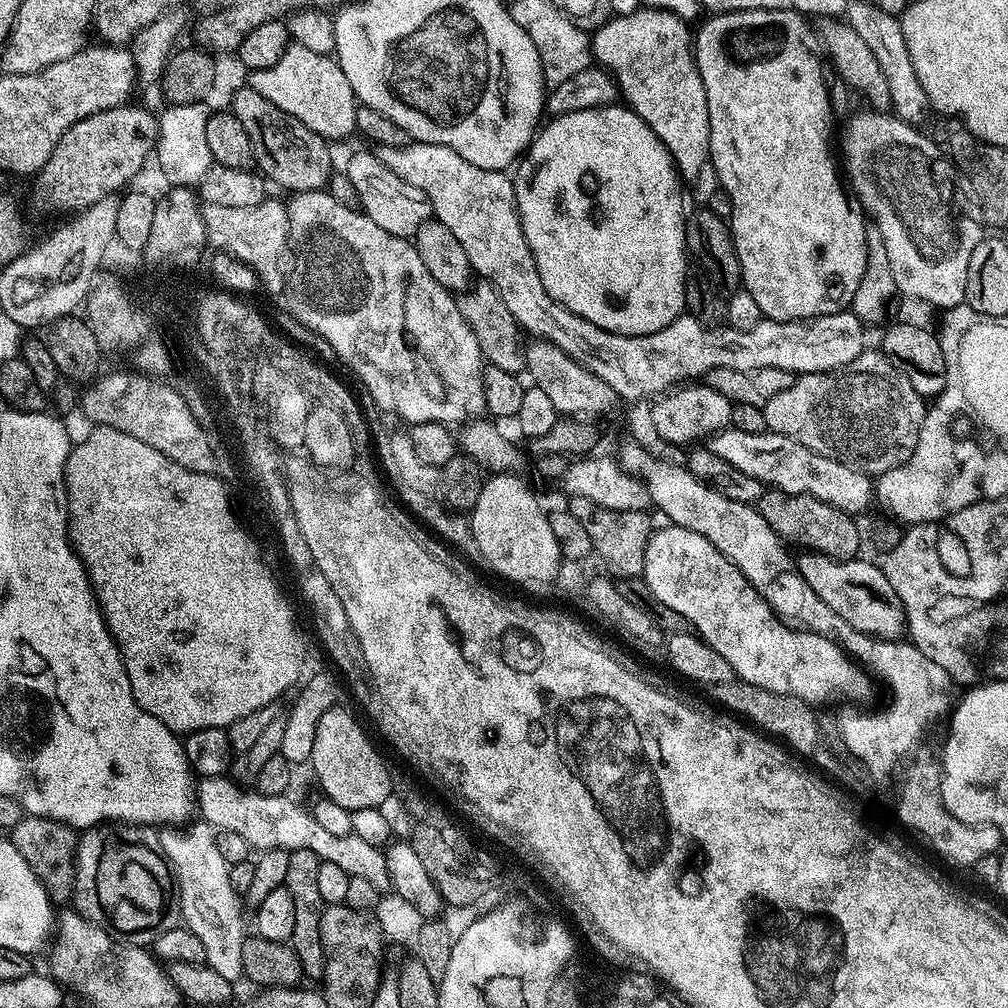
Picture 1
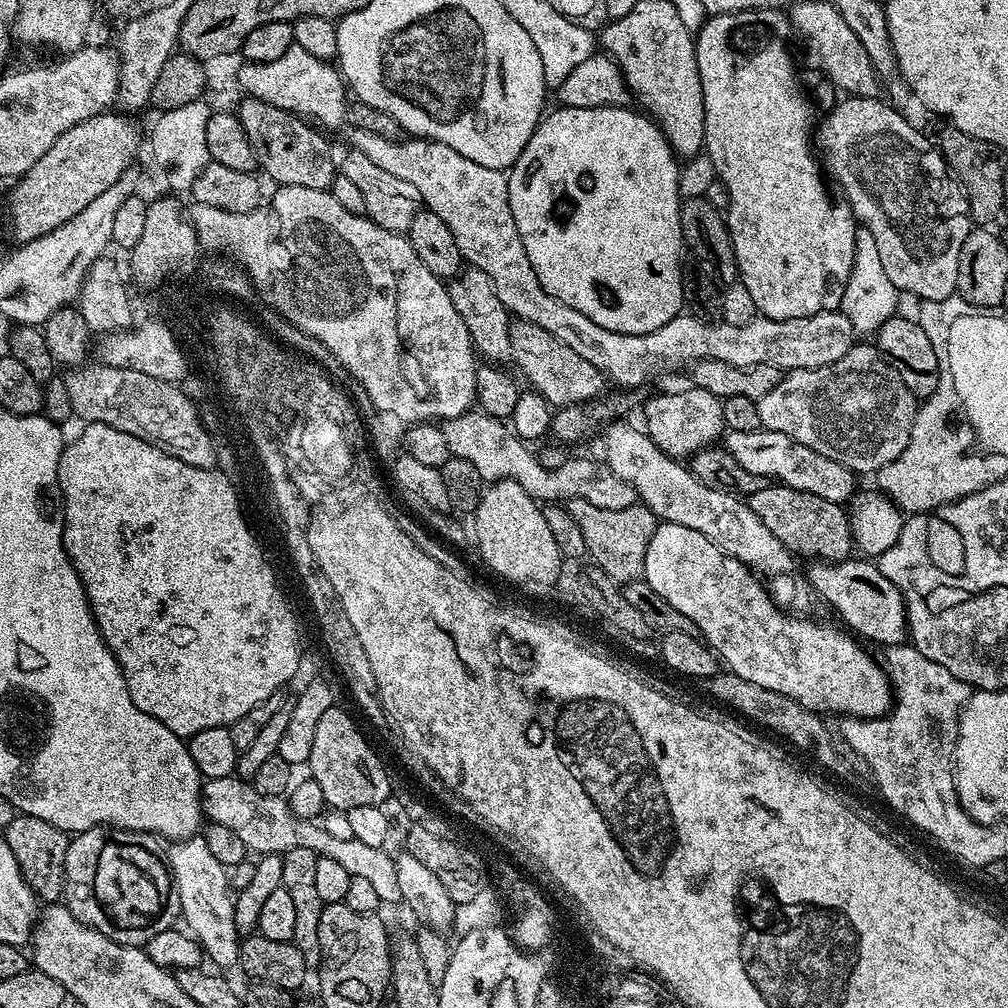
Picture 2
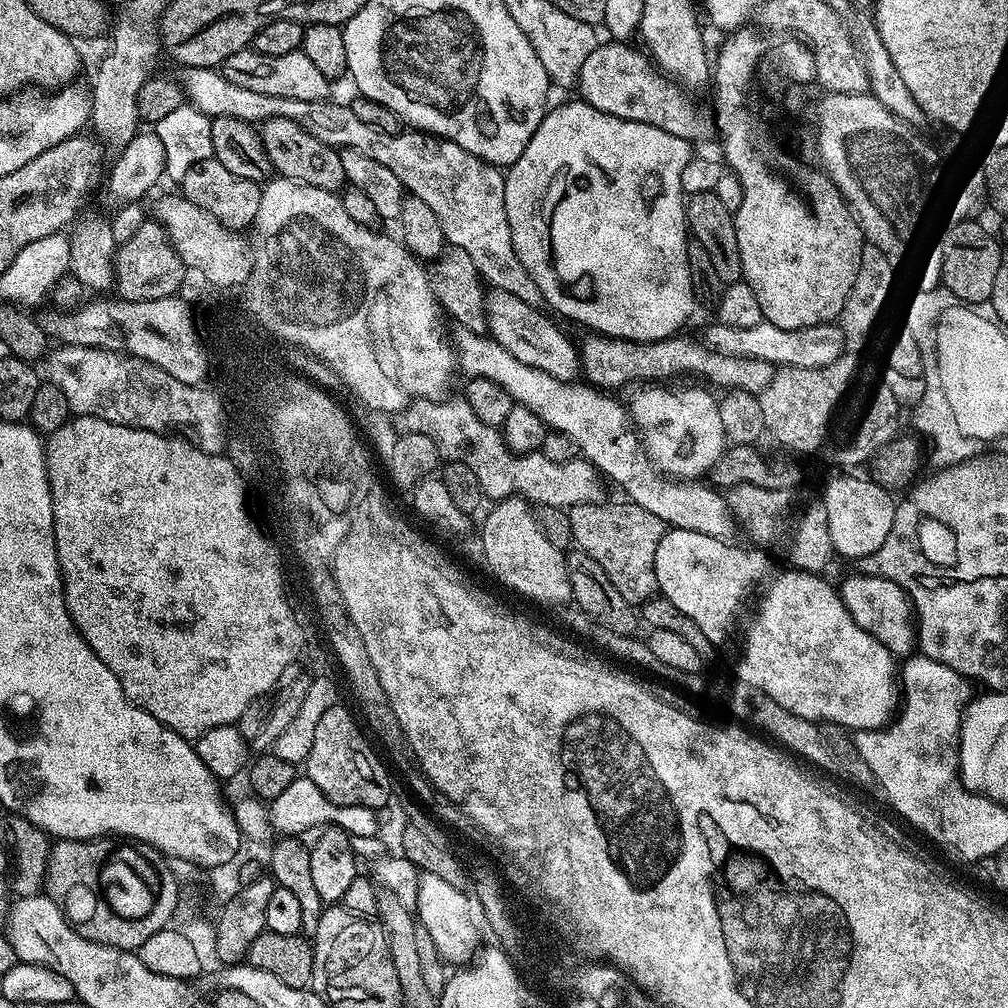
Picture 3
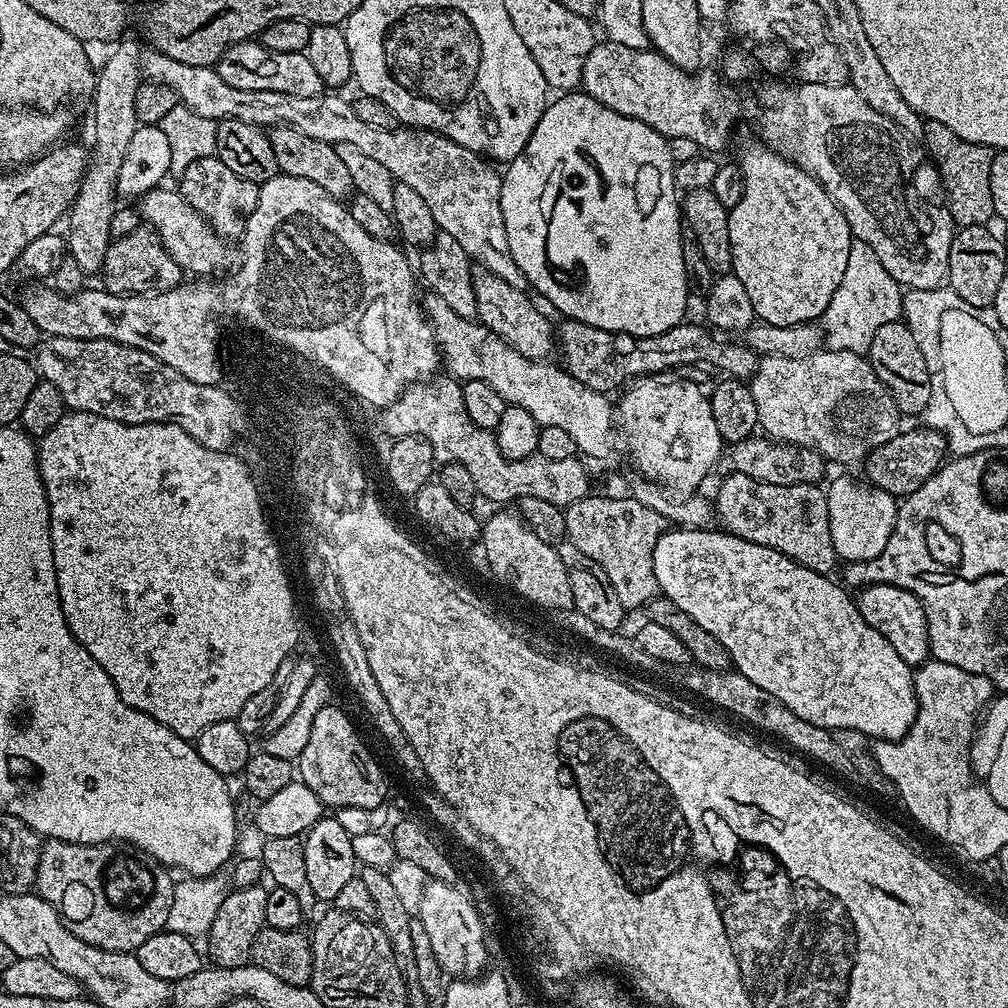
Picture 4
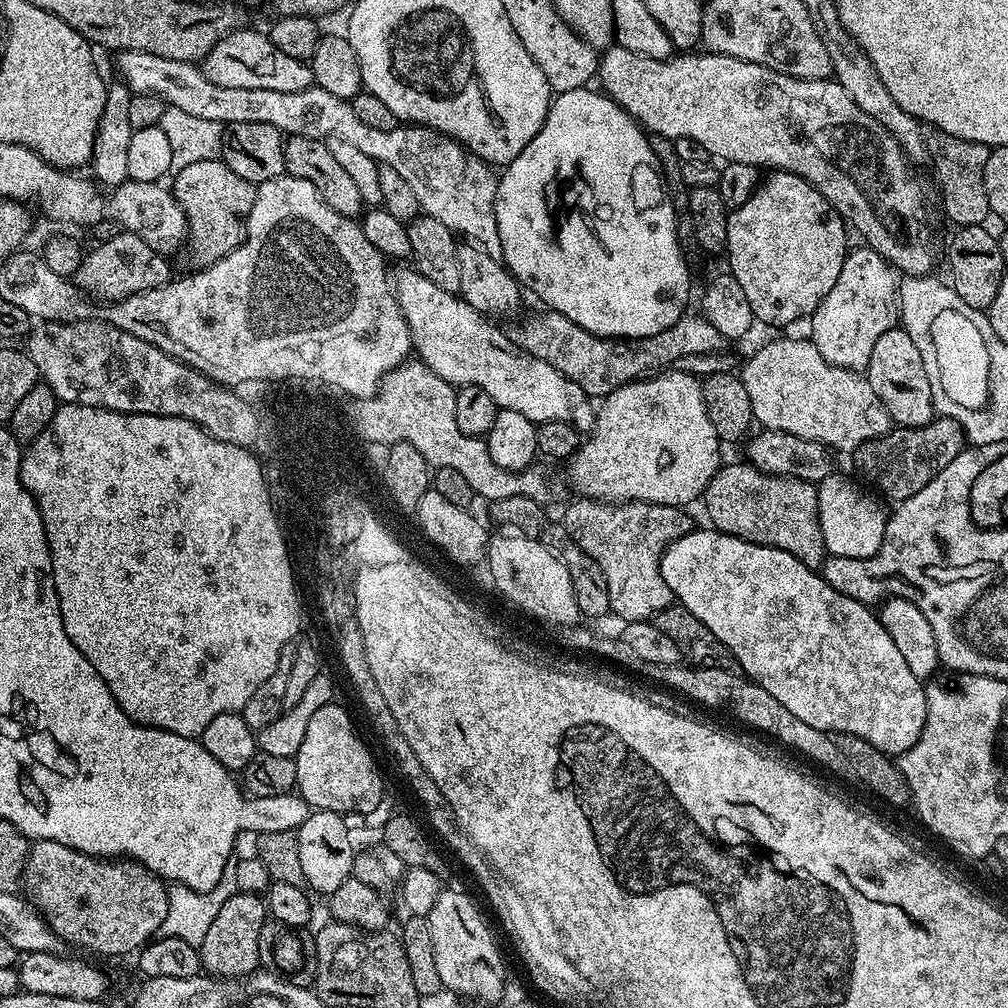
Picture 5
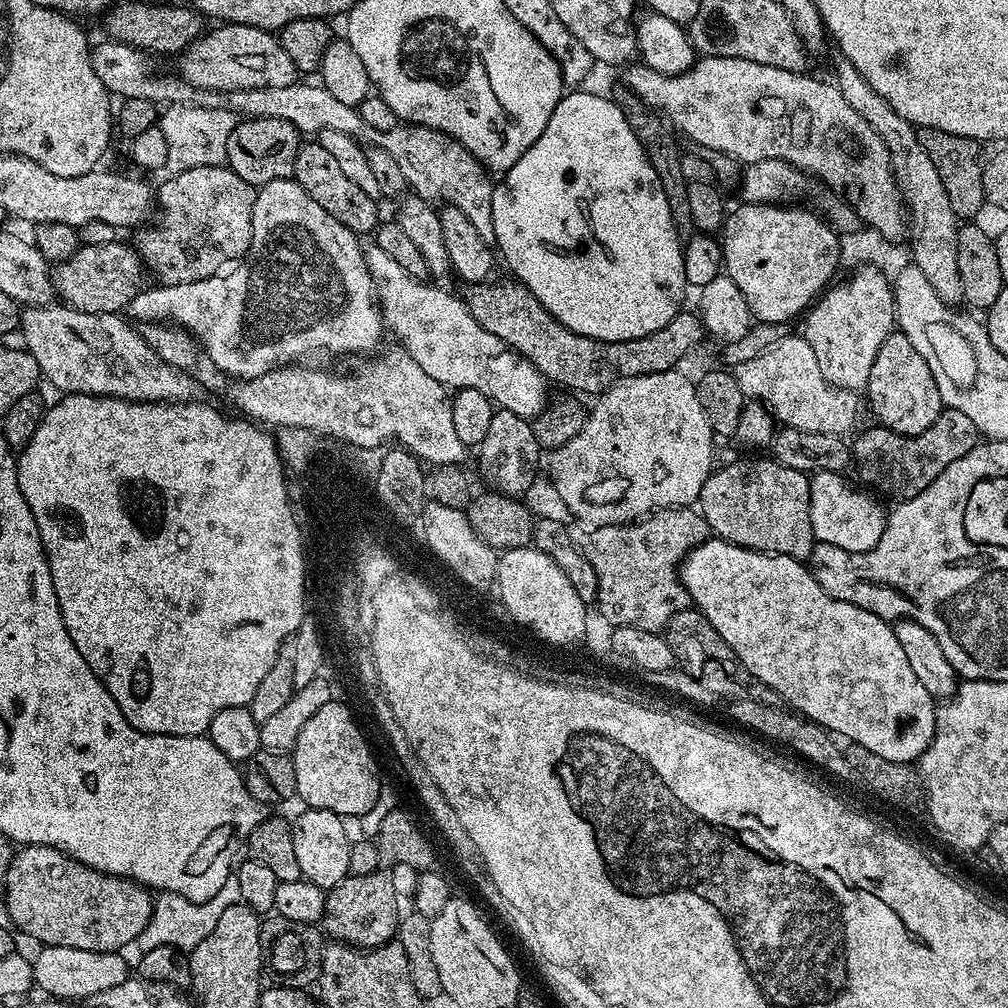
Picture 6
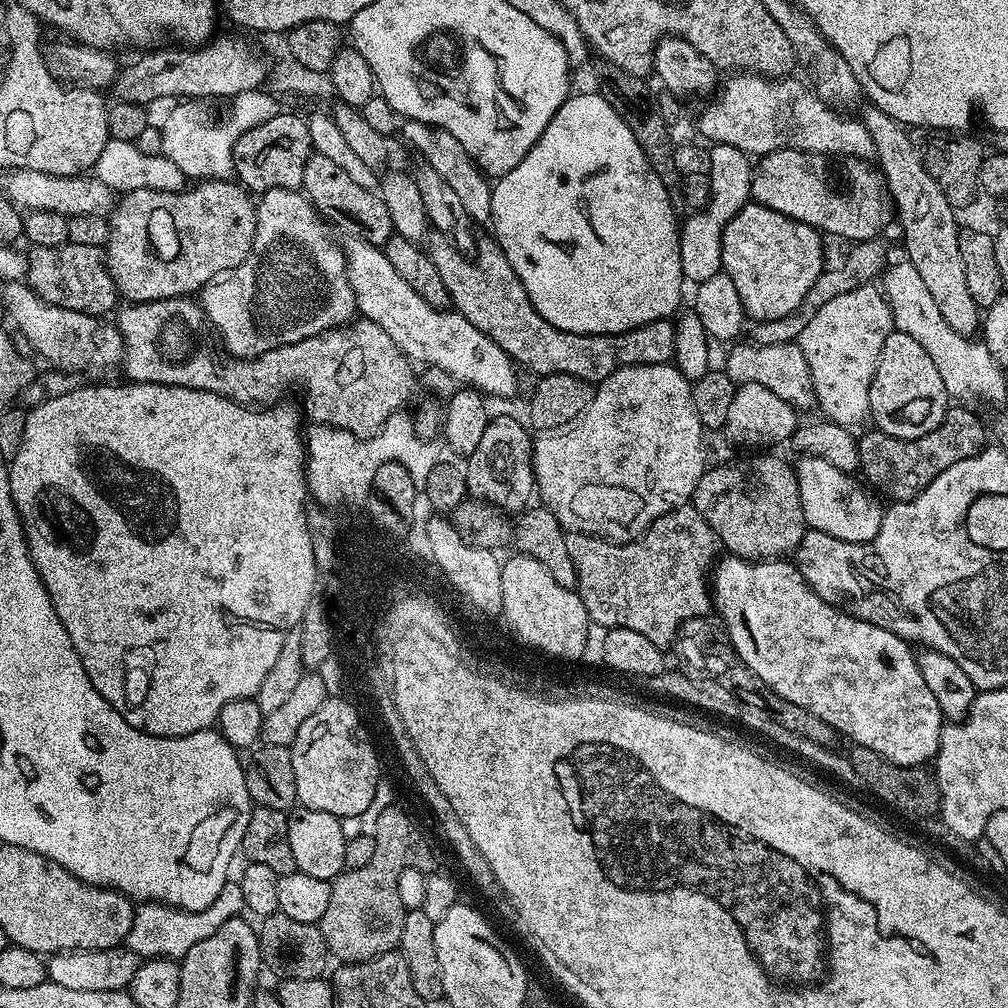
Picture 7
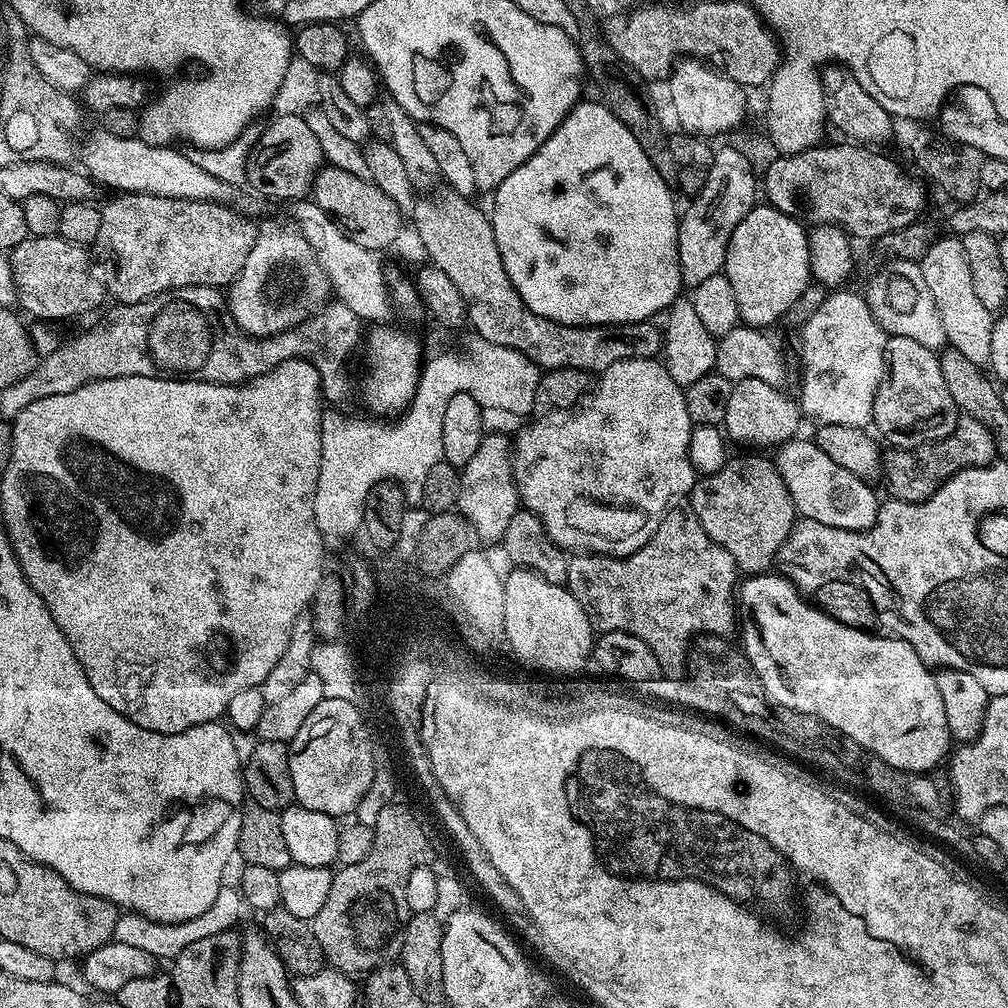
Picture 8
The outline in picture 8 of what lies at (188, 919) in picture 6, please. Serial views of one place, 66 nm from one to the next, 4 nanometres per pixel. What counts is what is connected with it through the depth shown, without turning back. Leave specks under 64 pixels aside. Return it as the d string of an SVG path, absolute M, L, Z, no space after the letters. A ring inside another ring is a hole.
M224 884L220 887L218 897L214 898L212 907L206 910L205 914L200 914L198 918L184 923L158 924L136 913L123 913L115 924L113 939L126 943L126 946L139 947L157 960L163 960L163 958L174 960L180 956L182 950L188 949L194 942L235 927L234 924L241 916L242 910L244 911L244 903L239 889L233 885L230 887L230 884Z

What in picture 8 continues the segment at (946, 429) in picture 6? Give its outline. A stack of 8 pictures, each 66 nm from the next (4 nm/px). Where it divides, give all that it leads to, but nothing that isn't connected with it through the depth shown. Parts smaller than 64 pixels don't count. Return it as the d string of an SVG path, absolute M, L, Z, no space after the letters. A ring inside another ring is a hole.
M961 413L956 419L954 430L944 439L912 448L887 449L881 459L881 473L891 499L917 504L932 497L945 481L963 469L987 467L995 461L997 454L992 429L980 419Z

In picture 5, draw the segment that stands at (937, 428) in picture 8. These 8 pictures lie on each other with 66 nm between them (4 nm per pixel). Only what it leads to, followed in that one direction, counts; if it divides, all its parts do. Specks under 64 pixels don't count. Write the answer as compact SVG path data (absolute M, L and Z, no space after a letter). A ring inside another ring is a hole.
M904 326L886 330L886 334L874 342L874 354L870 354L866 369L870 386L874 386L874 394L882 398L882 406L886 406L893 425L901 428L922 427L934 417L934 381L930 368L927 363L924 365L922 348L920 353L915 338L907 331L911 332Z

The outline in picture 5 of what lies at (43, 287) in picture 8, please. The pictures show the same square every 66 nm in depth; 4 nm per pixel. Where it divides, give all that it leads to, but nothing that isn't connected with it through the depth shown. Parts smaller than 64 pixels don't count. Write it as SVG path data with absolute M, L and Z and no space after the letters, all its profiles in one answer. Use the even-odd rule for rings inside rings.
M117 231L114 238L101 240L96 246L93 252L85 255L74 280L81 292L97 301L125 300L128 296L157 288L173 279L174 272L168 265L169 257L152 249L138 232Z

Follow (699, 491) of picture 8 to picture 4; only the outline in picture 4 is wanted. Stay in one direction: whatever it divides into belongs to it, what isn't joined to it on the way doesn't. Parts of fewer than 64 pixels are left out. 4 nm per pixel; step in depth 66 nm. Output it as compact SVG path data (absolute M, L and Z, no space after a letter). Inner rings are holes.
M728 474L723 477L720 489L714 499L714 512L722 523L723 531L729 536L737 536L746 542L754 542L758 546L766 546L778 550L794 562L806 566L815 572L835 573L838 557L834 550L834 538L830 538L830 516L828 514L828 494L820 484L787 484L786 486L770 486L766 482L758 482L744 474Z

